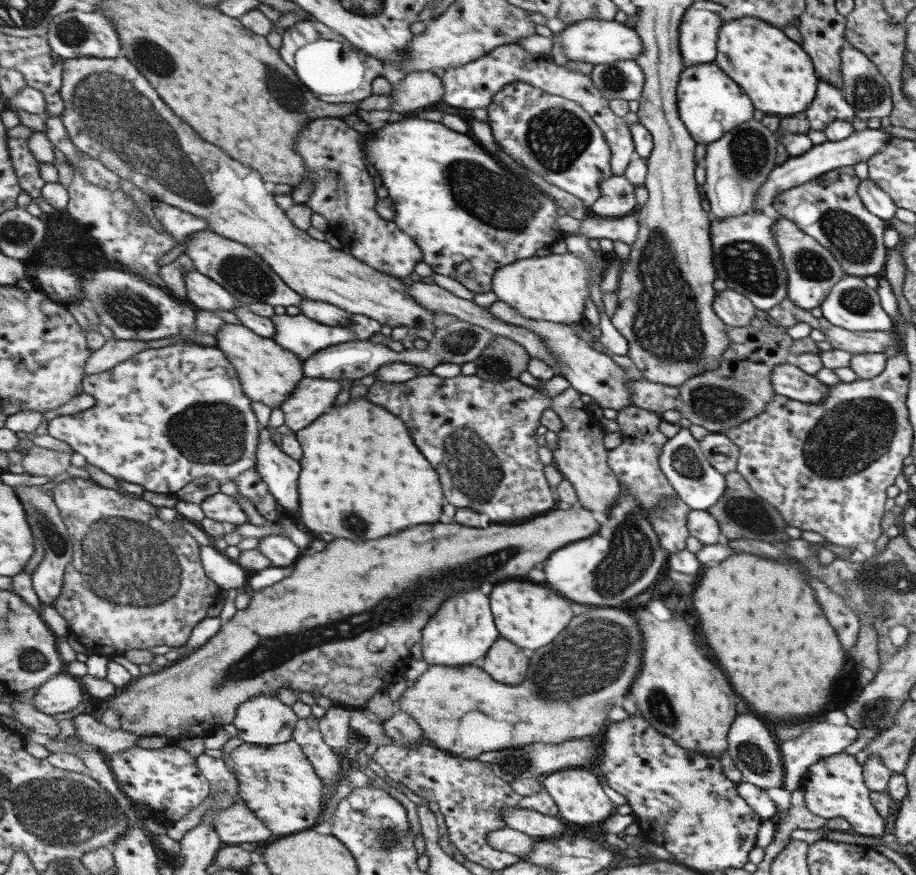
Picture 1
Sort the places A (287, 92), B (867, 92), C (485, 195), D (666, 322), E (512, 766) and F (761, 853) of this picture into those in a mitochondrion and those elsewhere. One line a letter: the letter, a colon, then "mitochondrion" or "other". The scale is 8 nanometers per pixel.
A: mitochondrion
B: mitochondrion
C: mitochondrion
D: mitochondrion
E: mitochondrion
F: other

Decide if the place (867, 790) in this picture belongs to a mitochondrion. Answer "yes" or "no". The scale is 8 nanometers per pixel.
no

